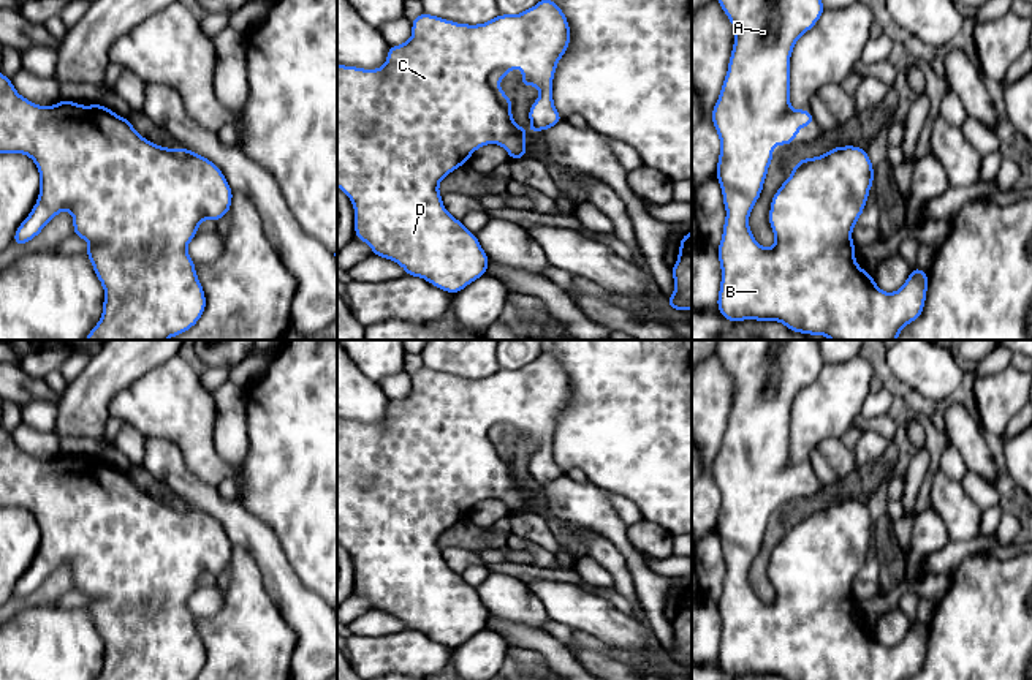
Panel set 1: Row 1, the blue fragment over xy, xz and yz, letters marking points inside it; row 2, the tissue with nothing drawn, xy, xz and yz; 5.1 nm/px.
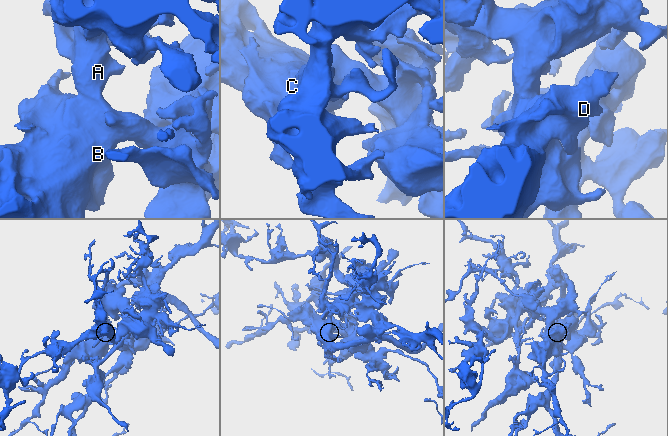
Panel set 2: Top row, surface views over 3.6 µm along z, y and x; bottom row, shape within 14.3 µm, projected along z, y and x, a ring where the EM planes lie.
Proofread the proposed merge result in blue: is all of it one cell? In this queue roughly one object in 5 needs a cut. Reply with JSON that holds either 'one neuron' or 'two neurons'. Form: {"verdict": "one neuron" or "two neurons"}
{"verdict": "one neuron"}

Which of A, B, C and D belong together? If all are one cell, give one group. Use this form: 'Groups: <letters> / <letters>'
Groups: A B C D

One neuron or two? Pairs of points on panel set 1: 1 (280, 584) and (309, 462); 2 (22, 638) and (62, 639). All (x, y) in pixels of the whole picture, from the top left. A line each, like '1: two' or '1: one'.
1: two
2: one

